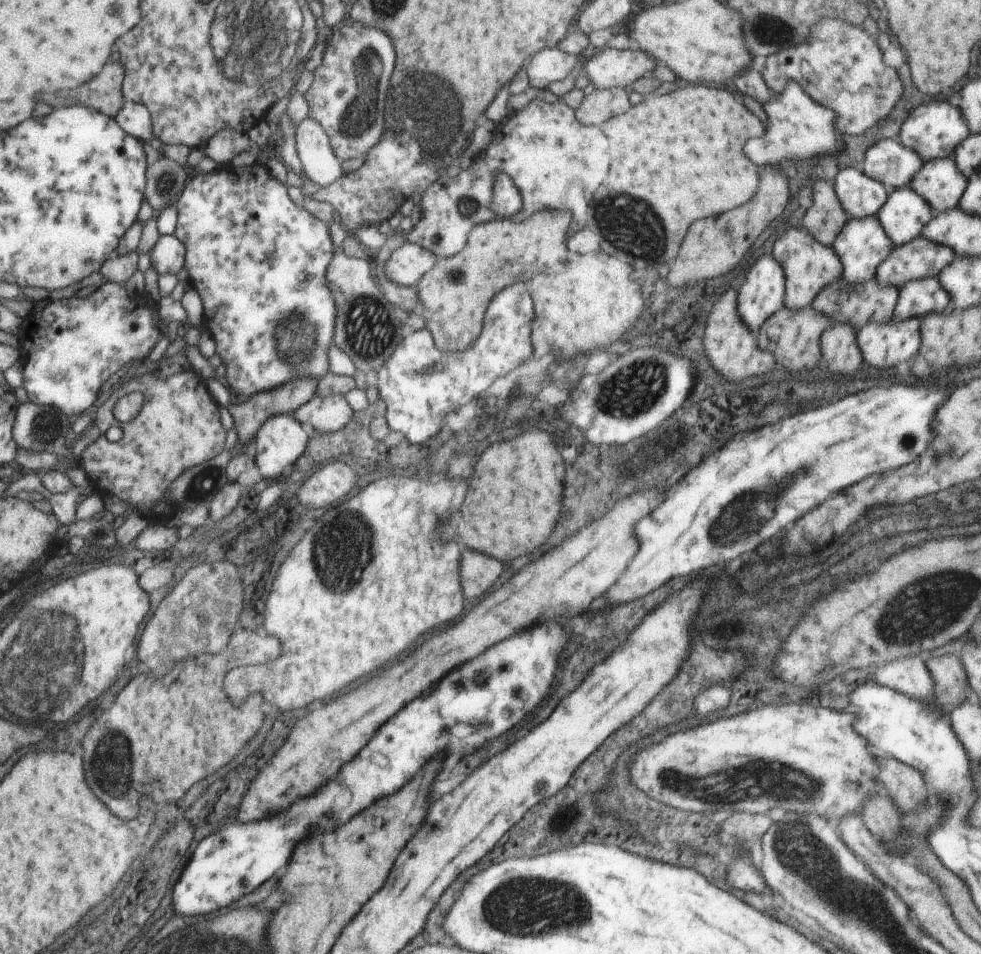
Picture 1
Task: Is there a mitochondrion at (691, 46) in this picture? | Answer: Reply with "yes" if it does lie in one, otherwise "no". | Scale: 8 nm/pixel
no

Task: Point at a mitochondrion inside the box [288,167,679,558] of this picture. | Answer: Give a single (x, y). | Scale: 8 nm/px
(636, 228)

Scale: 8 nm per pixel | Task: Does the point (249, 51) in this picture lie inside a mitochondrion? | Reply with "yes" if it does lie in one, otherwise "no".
yes

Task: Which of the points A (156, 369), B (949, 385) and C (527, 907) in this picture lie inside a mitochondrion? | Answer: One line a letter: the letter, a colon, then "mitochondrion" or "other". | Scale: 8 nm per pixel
A: other
B: other
C: mitochondrion

